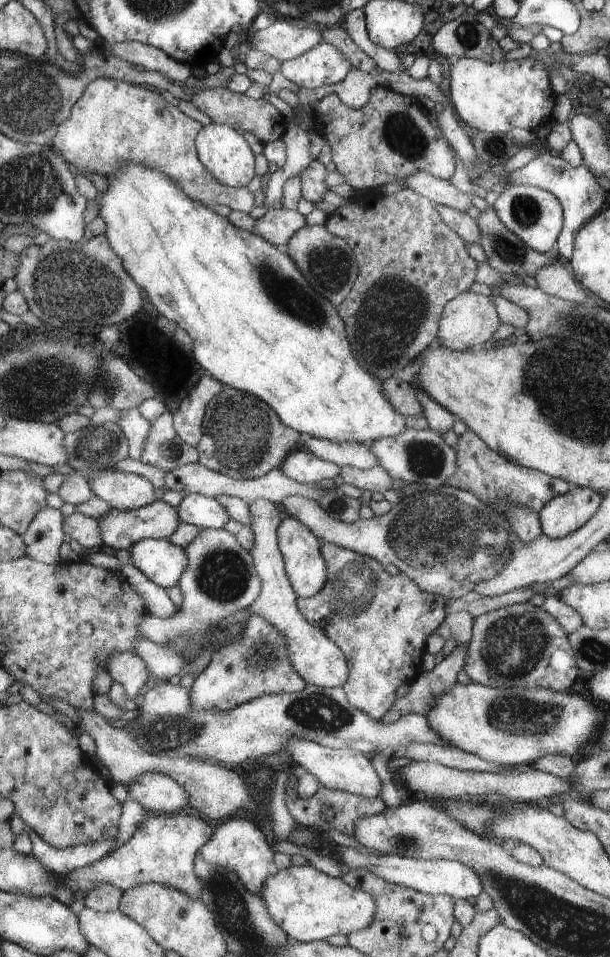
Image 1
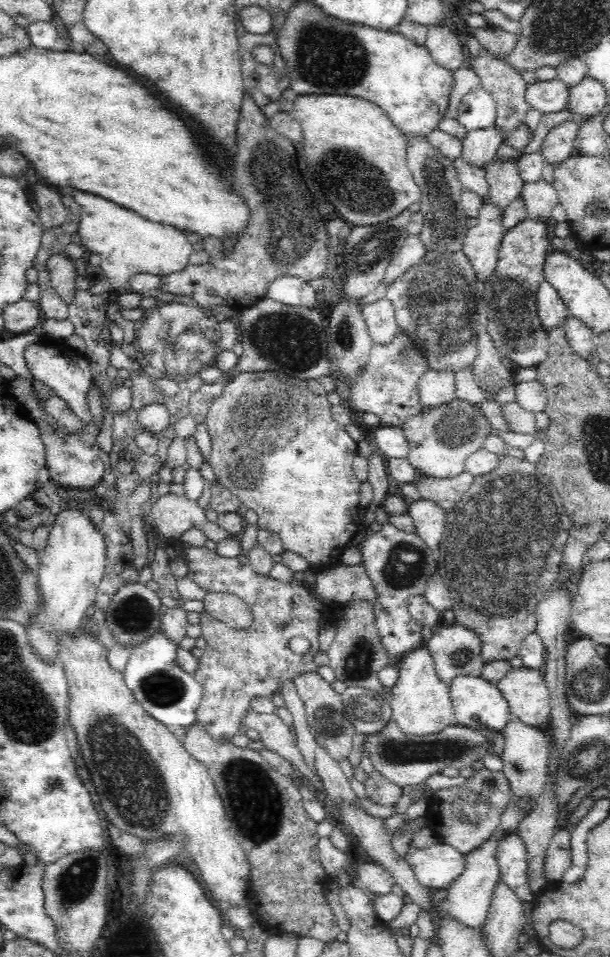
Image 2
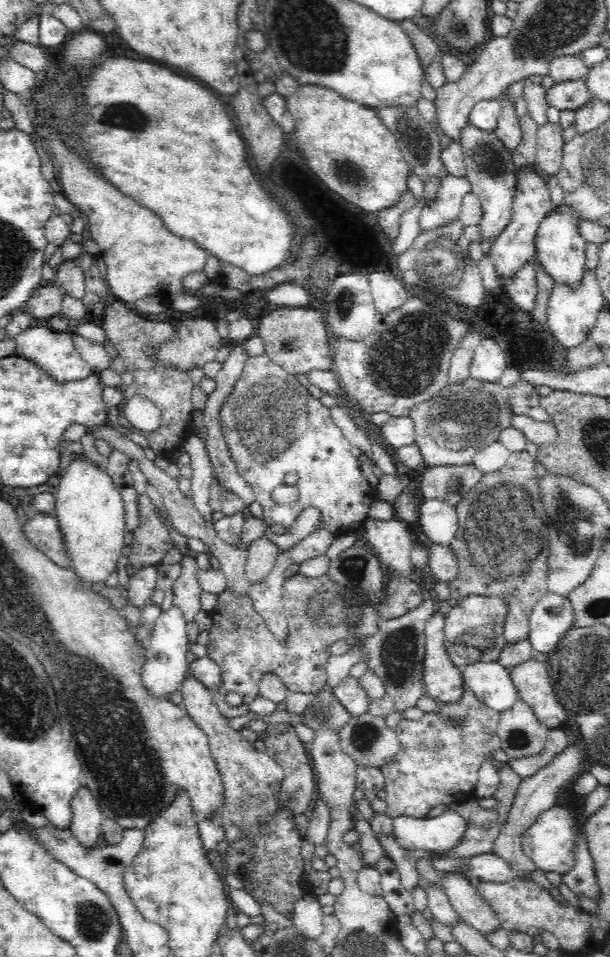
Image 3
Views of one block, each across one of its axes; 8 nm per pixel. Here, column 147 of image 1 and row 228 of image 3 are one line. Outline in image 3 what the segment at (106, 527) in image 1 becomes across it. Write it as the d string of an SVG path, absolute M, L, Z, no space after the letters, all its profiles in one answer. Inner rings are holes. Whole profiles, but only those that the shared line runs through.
M528 166L516 177L511 208L513 215L501 234L492 243L489 253L494 261L499 278L510 280L517 270L535 255L535 238L539 224L552 209L546 177L538 174L535 166Z

